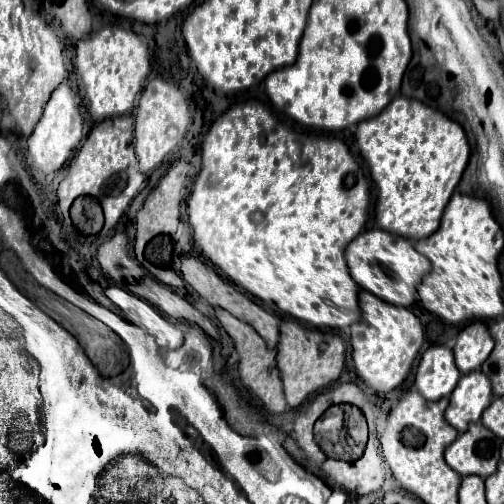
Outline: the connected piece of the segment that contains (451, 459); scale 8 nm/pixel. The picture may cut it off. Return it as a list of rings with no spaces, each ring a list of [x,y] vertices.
[[[475,423],[447,447],[445,461],[463,477],[489,477],[497,469],[499,447],[501,439],[493,435],[483,423]]]

